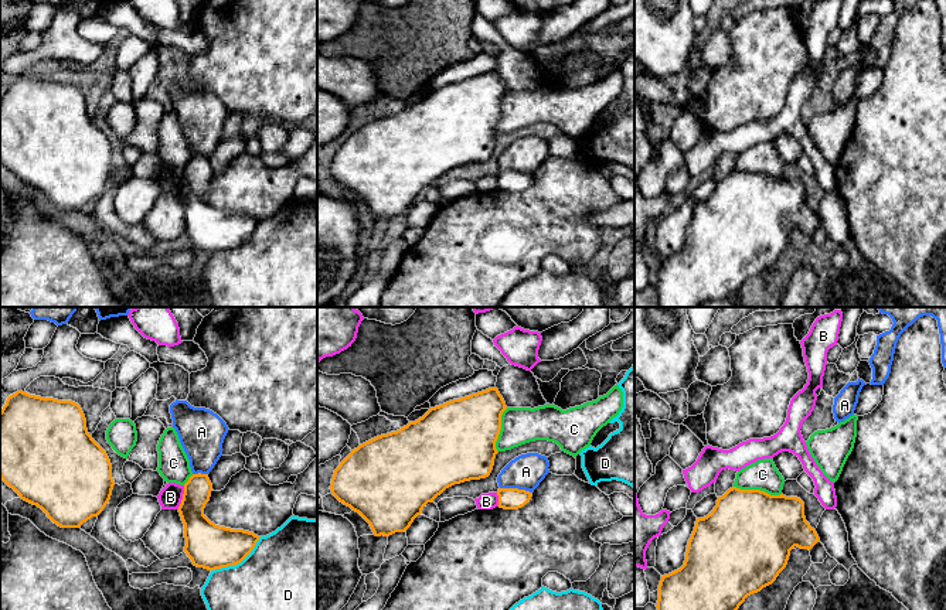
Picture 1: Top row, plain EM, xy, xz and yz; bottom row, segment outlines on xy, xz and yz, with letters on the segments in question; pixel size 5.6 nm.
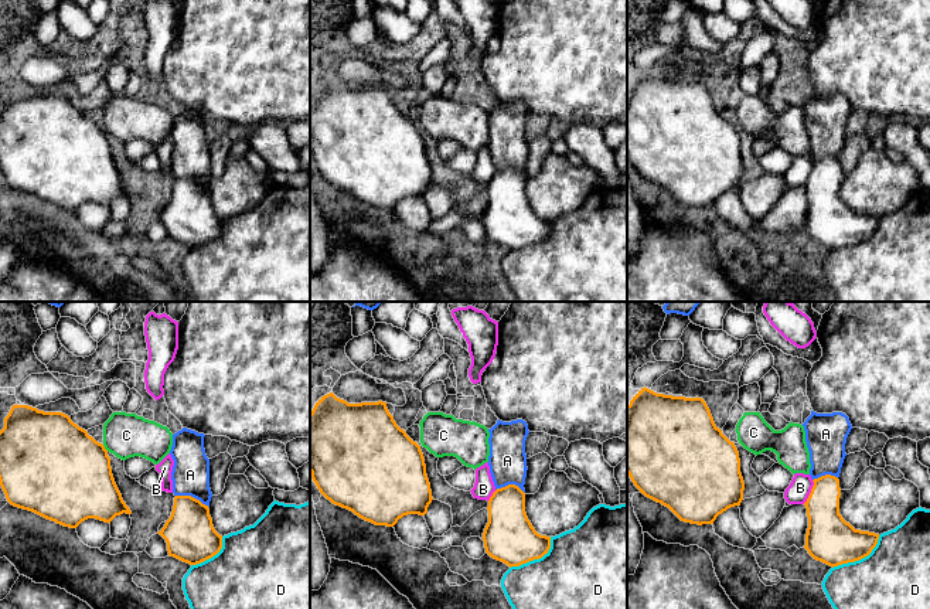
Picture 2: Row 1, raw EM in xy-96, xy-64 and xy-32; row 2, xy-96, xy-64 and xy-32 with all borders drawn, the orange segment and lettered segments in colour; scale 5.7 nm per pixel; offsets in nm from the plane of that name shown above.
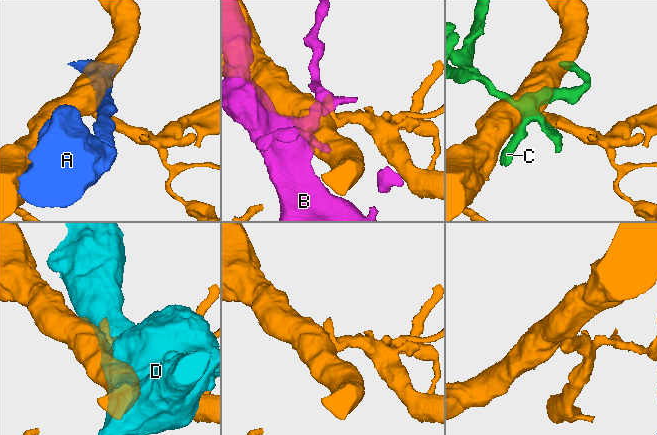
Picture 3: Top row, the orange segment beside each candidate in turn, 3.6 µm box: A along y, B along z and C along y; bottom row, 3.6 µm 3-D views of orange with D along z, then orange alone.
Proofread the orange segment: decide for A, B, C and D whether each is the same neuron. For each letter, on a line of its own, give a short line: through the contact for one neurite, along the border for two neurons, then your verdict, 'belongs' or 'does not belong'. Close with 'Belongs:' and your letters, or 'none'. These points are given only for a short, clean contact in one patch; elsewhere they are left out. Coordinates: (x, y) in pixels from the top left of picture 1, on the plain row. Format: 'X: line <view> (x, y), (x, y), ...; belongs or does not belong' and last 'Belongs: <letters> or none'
A: does not belong
B: line xy (184, 169), (181, 186), (177, 191); does not belong
C: does not belong
D: does not belong
Belongs: none

